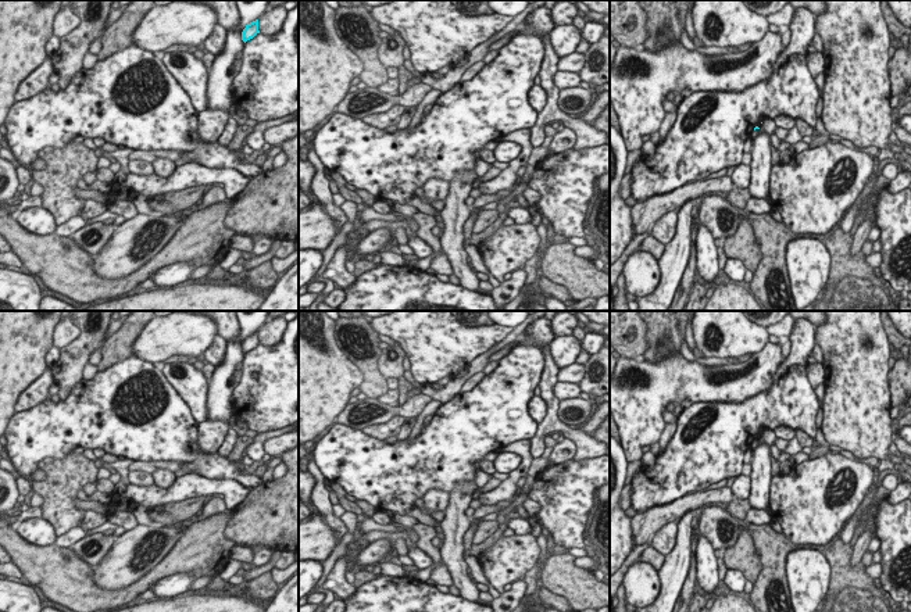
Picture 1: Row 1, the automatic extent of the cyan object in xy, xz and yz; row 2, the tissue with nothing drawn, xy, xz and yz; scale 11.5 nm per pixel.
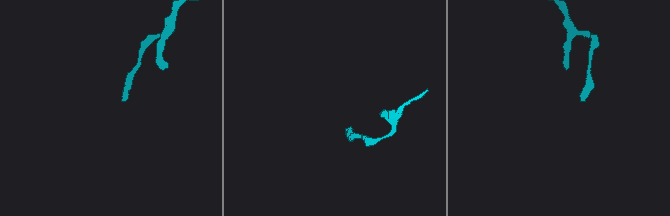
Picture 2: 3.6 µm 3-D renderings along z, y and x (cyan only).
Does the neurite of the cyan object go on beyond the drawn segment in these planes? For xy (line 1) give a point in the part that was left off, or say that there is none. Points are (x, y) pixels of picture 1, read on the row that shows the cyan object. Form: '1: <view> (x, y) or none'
1: none

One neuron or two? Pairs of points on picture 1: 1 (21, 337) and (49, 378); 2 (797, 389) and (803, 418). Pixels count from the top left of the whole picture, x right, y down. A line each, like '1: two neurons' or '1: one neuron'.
1: two neurons
2: one neuron

